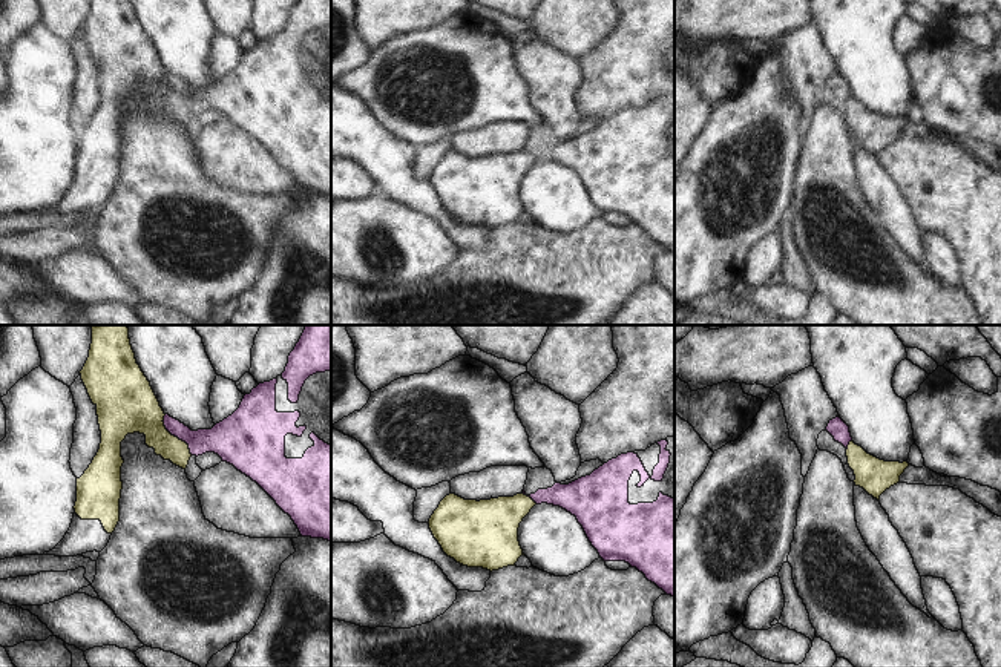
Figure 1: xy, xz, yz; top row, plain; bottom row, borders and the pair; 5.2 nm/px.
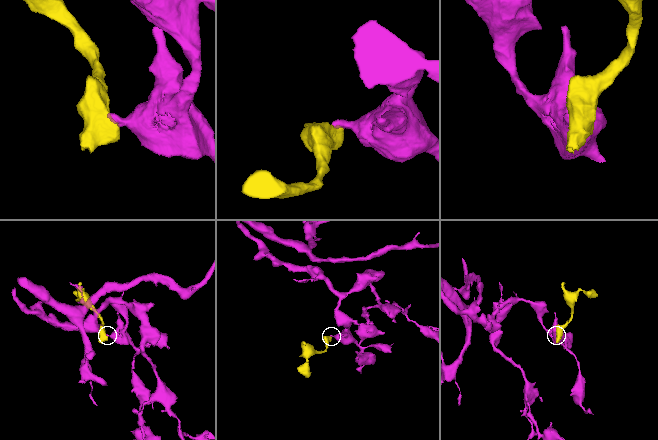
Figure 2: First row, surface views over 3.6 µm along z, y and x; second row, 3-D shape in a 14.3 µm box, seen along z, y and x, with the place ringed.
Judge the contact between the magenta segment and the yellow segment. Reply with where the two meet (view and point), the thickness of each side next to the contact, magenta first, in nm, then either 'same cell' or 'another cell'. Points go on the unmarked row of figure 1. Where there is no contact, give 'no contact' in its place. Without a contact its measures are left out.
xy (175, 92) | 170/240 nm | another cell

